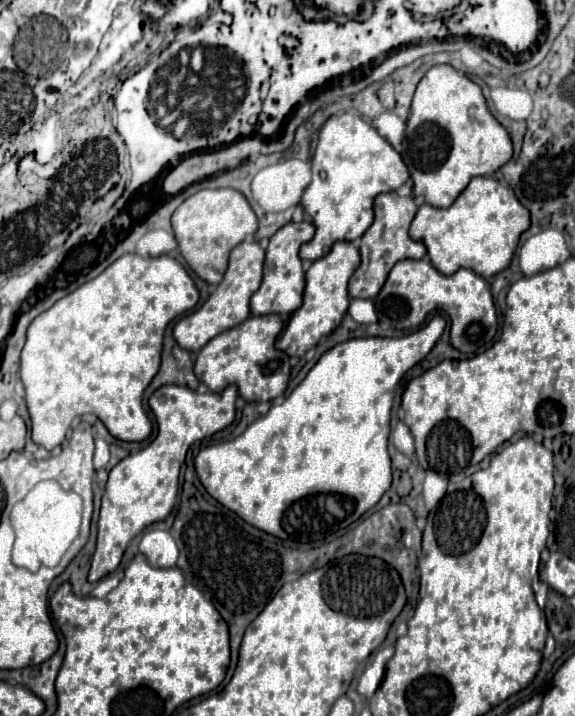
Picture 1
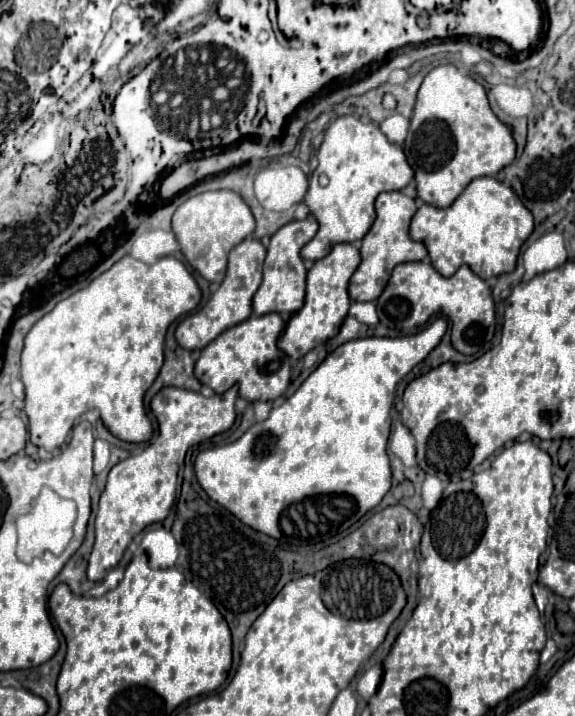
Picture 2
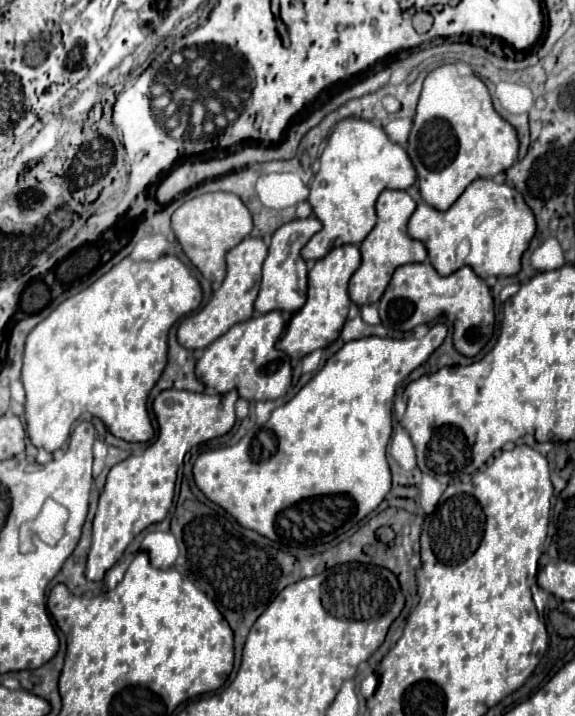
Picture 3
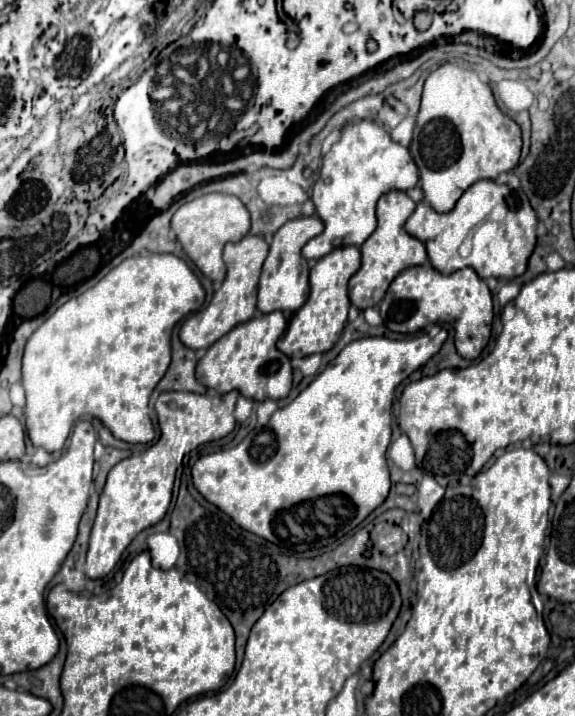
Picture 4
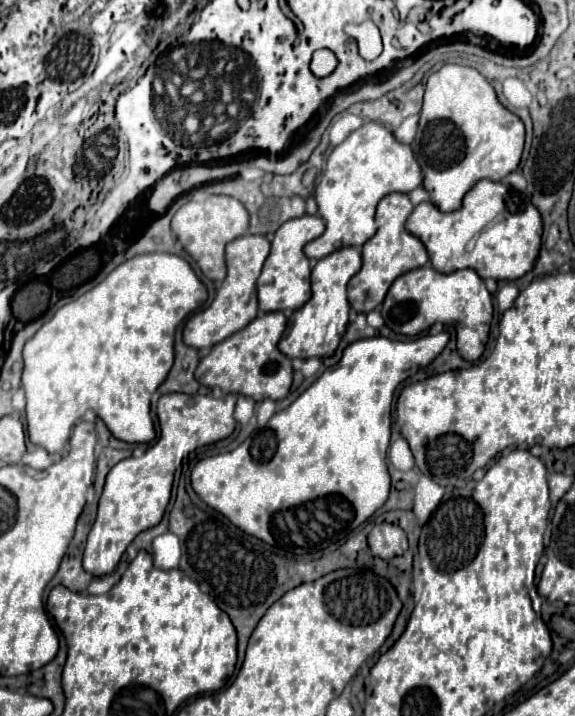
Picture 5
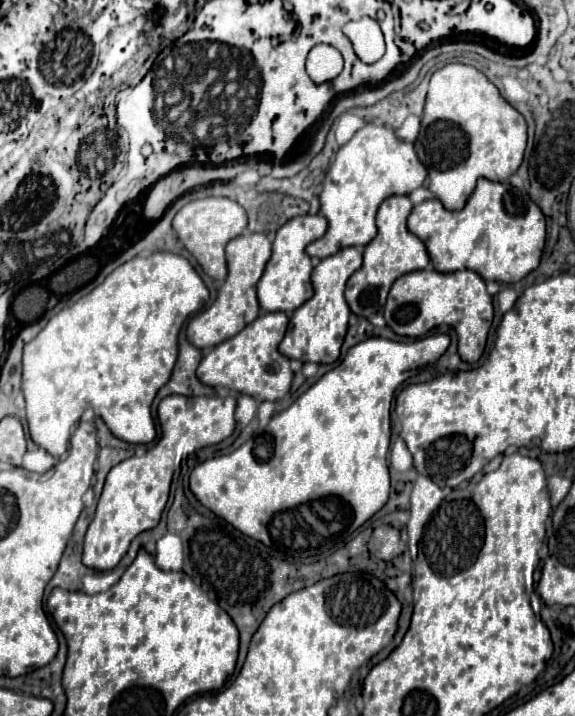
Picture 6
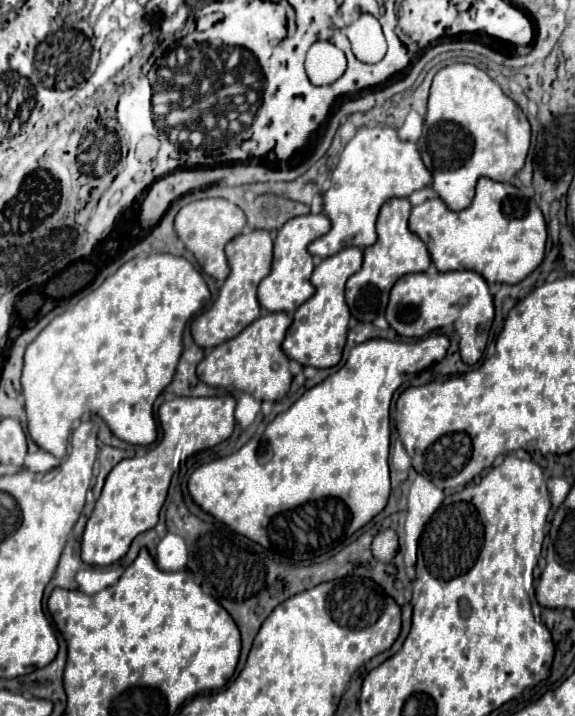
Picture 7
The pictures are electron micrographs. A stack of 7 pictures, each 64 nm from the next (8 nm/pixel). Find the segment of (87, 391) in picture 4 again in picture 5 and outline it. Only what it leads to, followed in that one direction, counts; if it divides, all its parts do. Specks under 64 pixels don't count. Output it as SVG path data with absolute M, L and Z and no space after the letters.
M156 252L156 254L142 254L142 256L134 256L134 258L126 260L116 270L112 270L96 288L88 290L78 300L62 306L52 316L52 320L48 320L24 346L22 386L24 386L24 392L26 392L26 422L28 422L30 442L36 444L36 446L42 446L50 454L62 452L68 438L70 438L70 432L72 432L74 424L80 420L80 416L84 416L86 410L94 410L118 440L124 440L124 442L150 442L150 440L154 440L156 434L154 434L154 424L152 424L152 418L150 418L150 396L166 380L166 376L172 368L172 362L174 362L174 330L190 312L198 310L200 304L206 302L206 298L208 298L208 294L206 294L204 284L198 280L198 276L192 272L190 264L184 258L180 258L176 254L158 254Z

